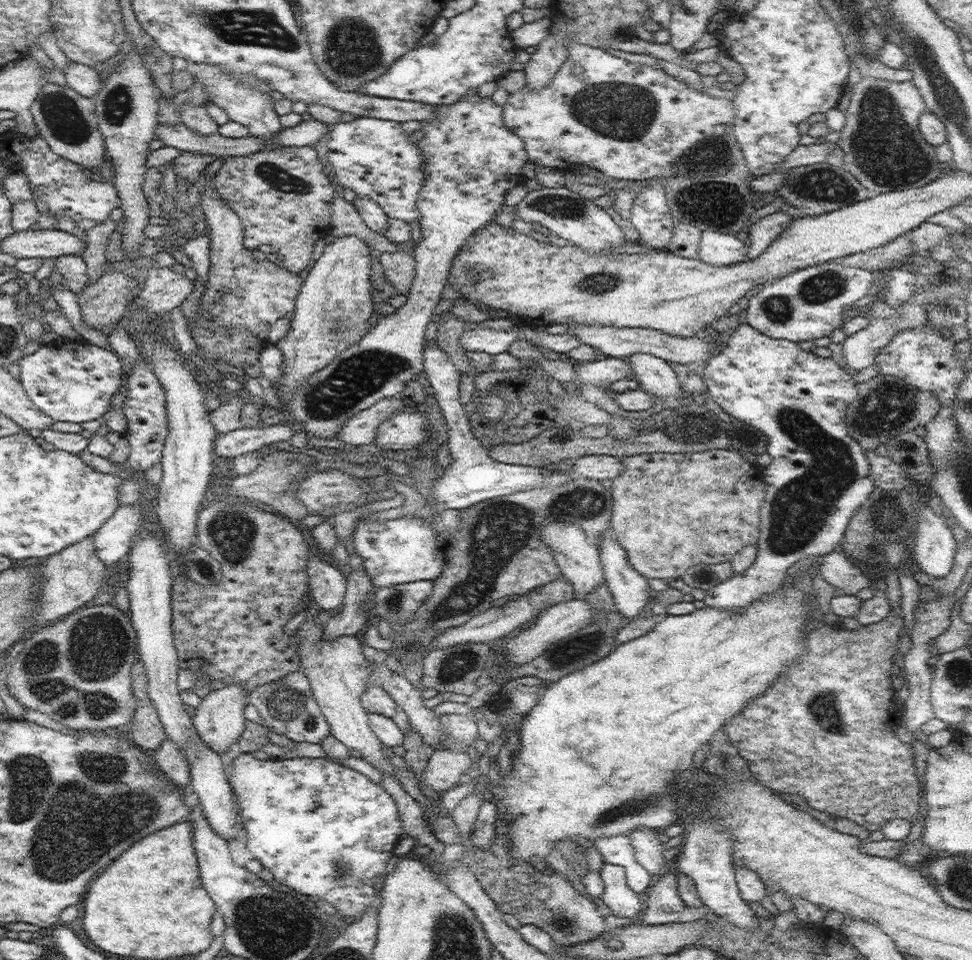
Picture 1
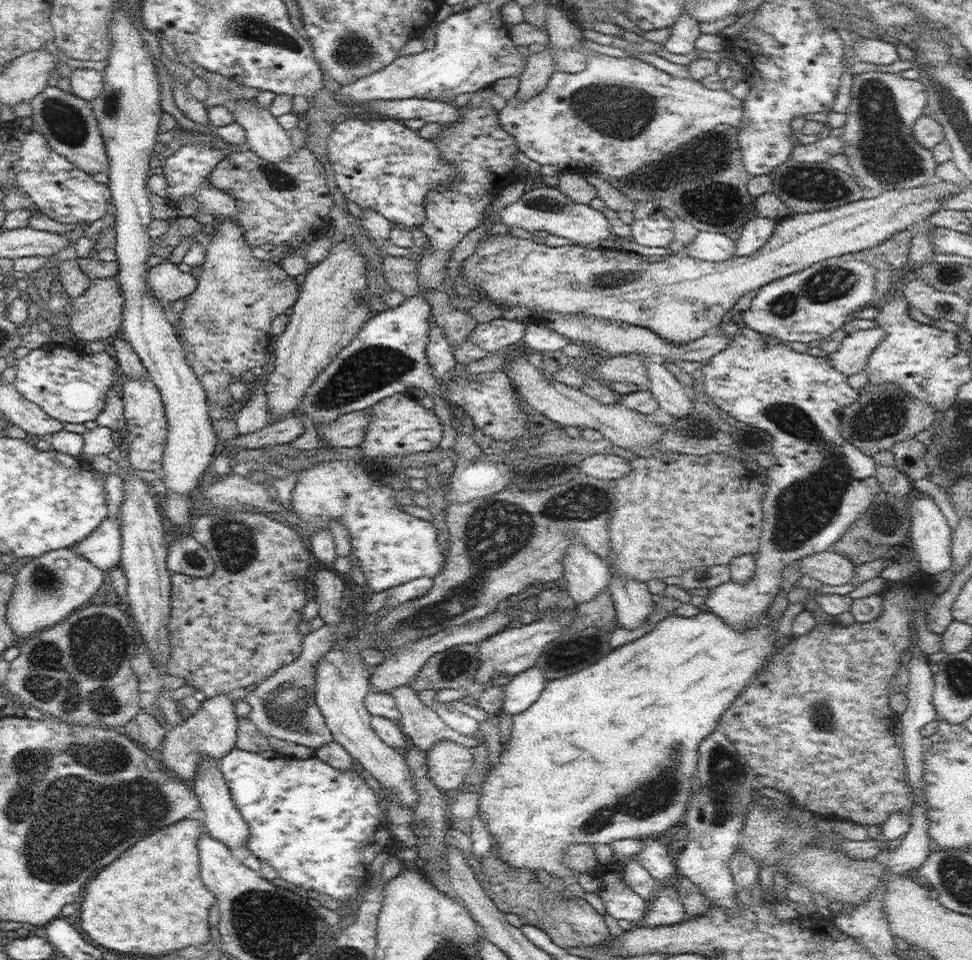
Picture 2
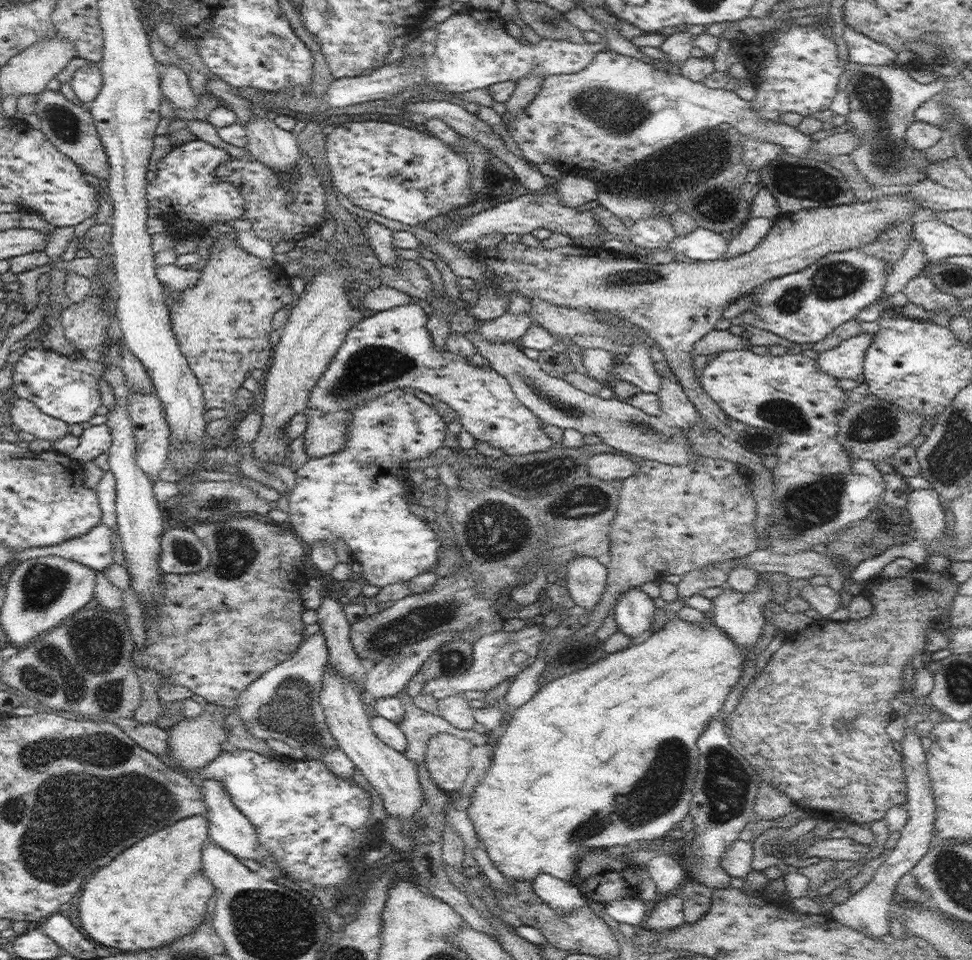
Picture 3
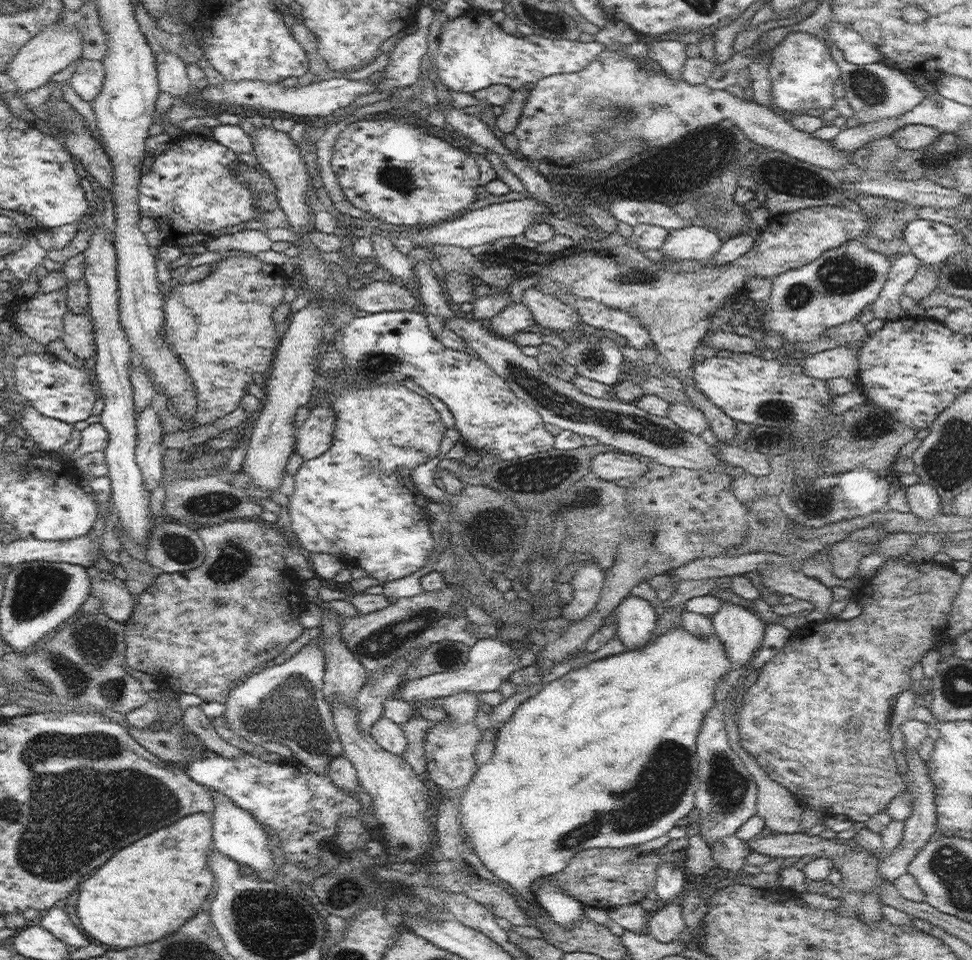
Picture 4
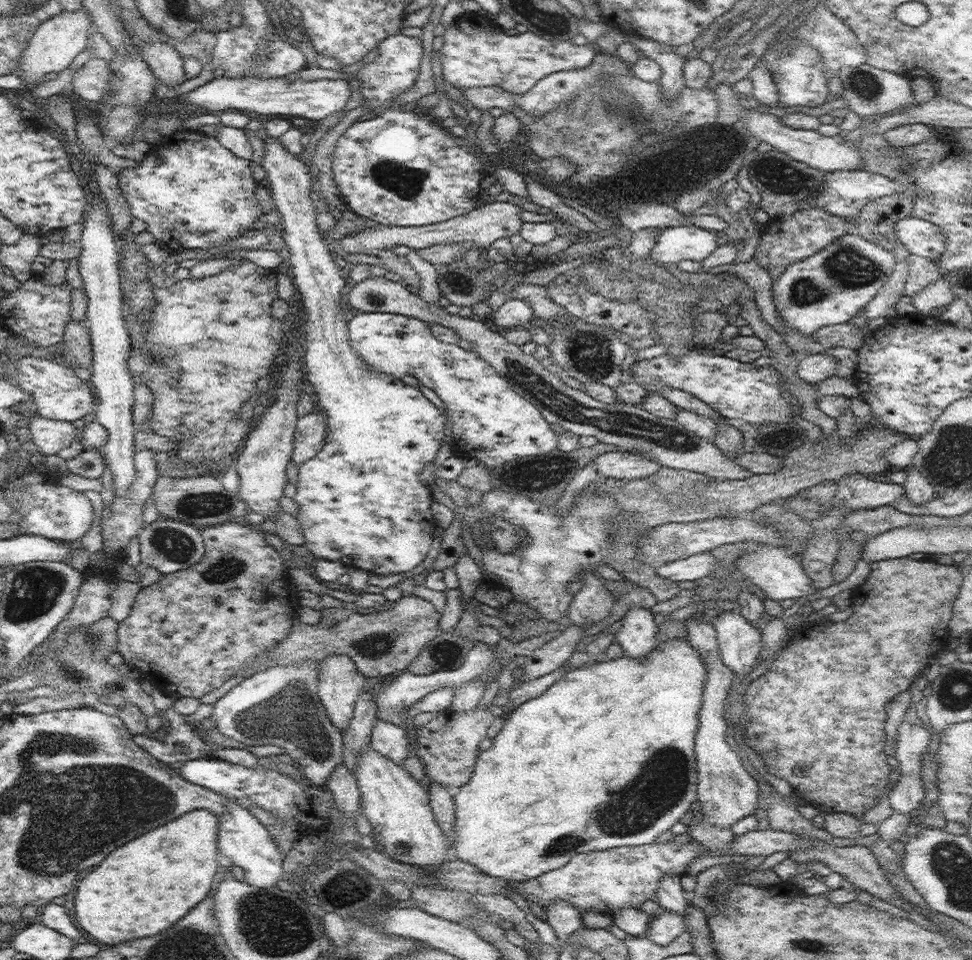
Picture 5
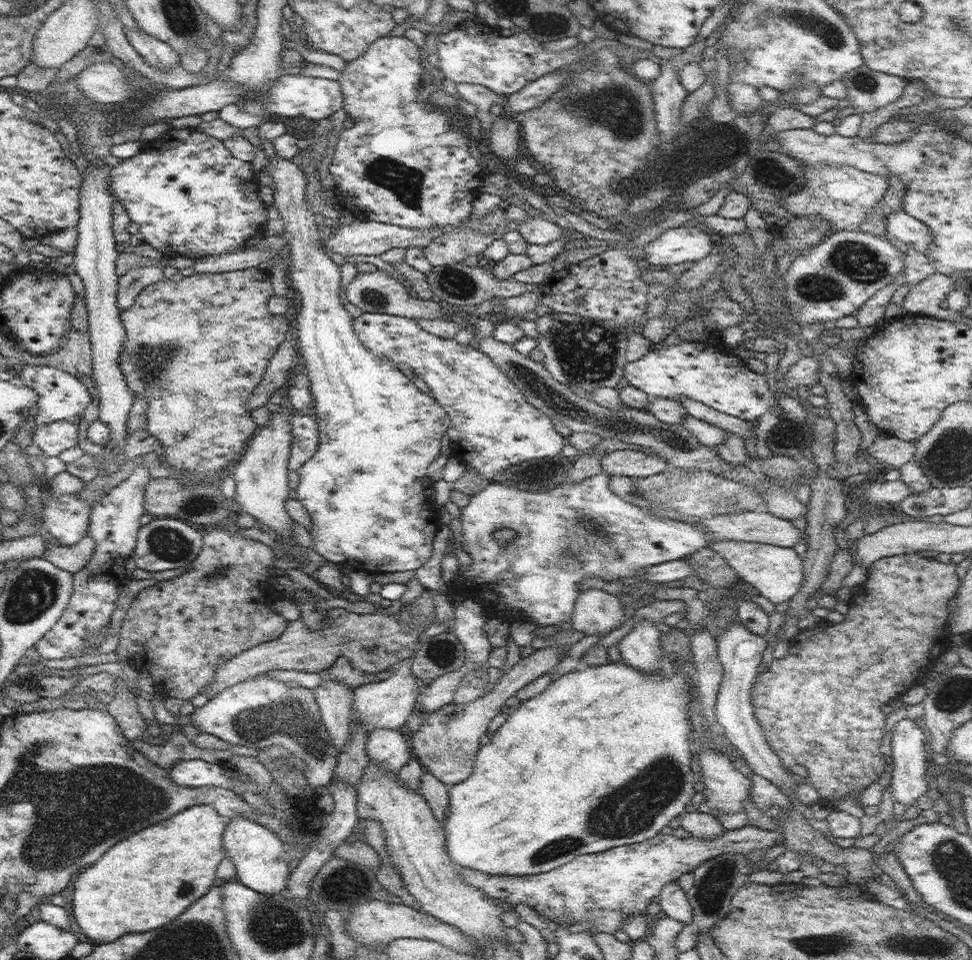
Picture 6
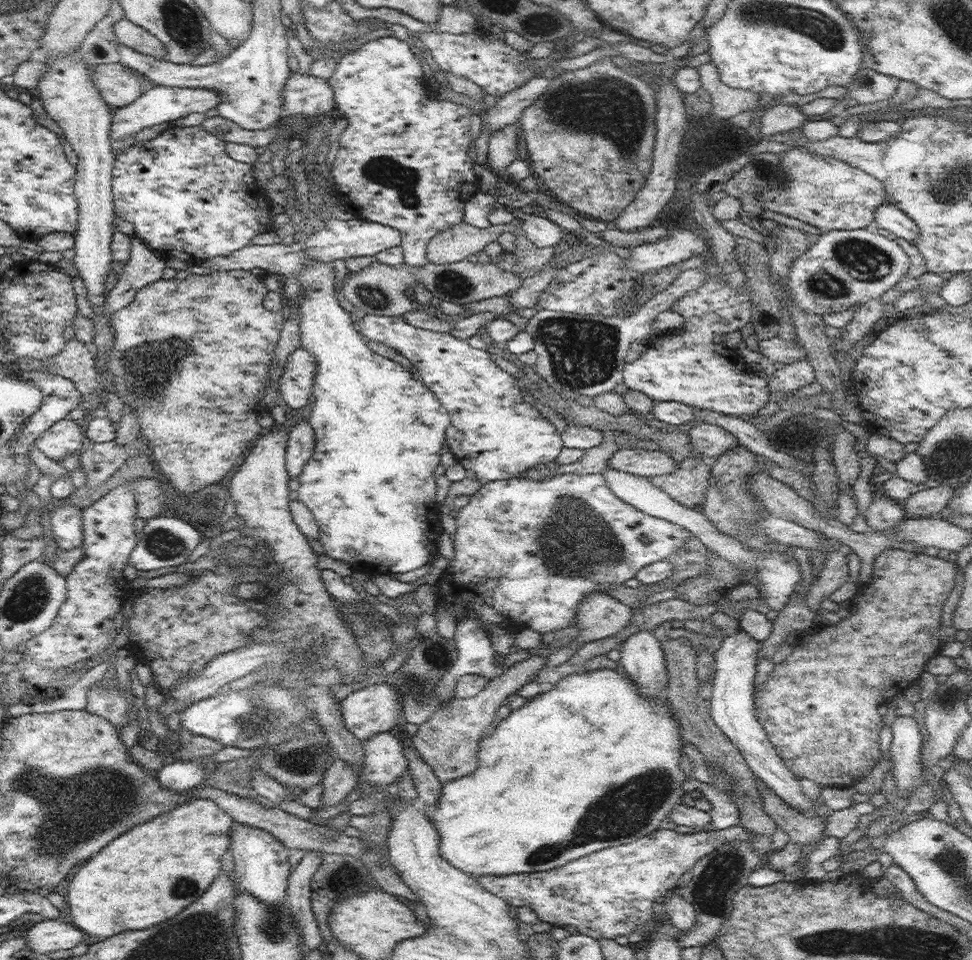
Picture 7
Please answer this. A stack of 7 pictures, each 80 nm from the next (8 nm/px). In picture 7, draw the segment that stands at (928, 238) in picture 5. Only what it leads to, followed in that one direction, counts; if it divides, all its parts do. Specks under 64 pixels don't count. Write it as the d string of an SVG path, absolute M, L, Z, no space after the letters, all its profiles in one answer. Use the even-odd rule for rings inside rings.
M881 204L874 216L875 227L885 228L897 237L916 244L919 237L918 225L896 205Z

